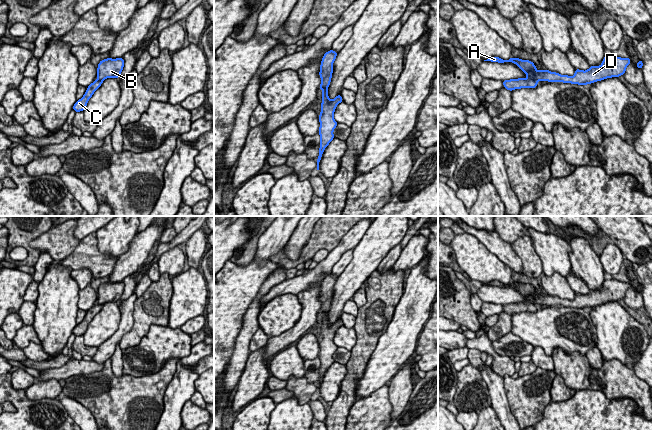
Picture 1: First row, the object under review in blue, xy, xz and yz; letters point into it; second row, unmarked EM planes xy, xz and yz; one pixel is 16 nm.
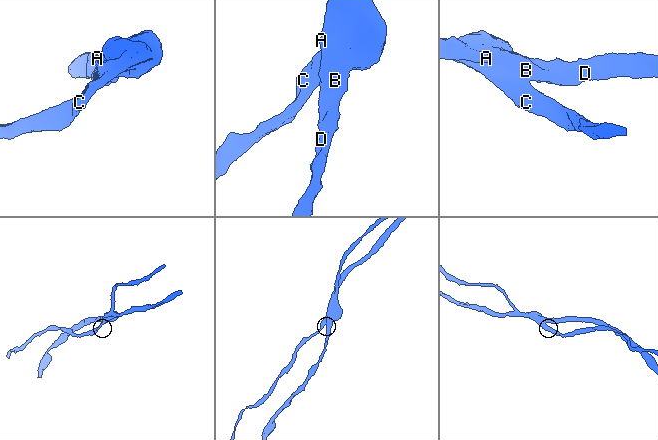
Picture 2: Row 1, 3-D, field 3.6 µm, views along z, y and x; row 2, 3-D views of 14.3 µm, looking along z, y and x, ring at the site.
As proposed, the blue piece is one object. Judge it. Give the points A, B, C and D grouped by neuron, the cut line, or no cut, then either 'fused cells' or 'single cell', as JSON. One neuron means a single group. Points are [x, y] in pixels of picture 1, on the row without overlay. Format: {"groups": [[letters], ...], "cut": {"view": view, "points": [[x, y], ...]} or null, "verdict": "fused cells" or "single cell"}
{"groups": [["A", "B", "D"], ["C"]], "cut": {"view": "yz", "points": [[529, 301], [536, 305]]}, "verdict": "fused cells"}

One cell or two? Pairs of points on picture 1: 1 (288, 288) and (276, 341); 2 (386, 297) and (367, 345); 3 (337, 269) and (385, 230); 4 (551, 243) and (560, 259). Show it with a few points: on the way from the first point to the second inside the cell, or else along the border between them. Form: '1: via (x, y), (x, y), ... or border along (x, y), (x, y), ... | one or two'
1: border along (317, 281), (297, 295) | two
2: via (379, 309), (369, 325), (368, 333) | one
3: border along (354, 249), (350, 262), (337, 276) | two
4: via (551, 247), (556, 255) | one

